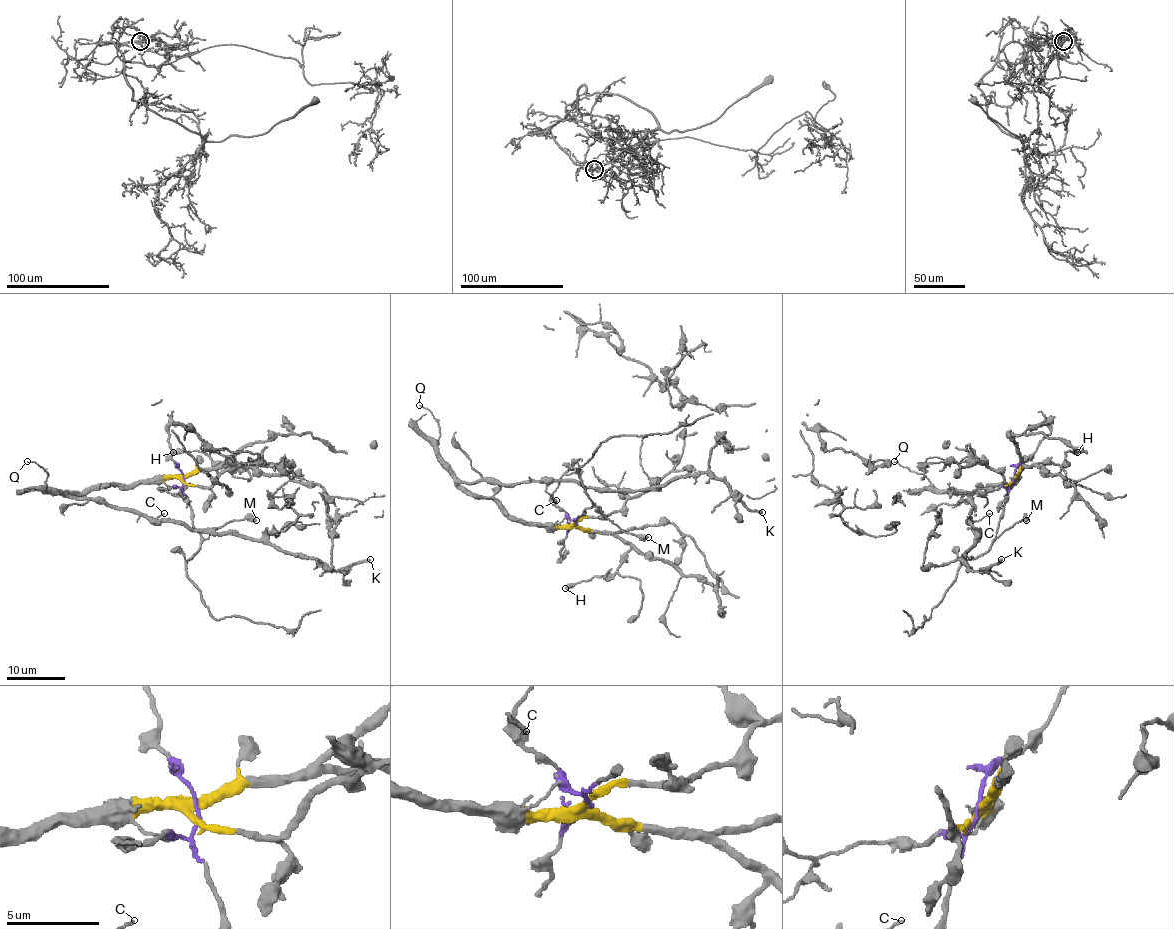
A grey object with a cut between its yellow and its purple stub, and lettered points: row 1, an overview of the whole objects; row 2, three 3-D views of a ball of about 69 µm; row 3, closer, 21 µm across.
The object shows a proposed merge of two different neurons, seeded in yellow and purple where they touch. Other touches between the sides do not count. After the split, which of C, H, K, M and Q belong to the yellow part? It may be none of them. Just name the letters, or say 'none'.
C, H, K, Q

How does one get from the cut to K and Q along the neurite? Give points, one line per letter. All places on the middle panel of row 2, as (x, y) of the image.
K: (575, 524), (514, 521), (458, 483), (645, 489), (676, 476), (712, 473), (762, 513)
Q: (575, 524), (533, 526), (514, 521), (493, 501), (468, 494), (436, 447), (438, 422), (419, 404)

